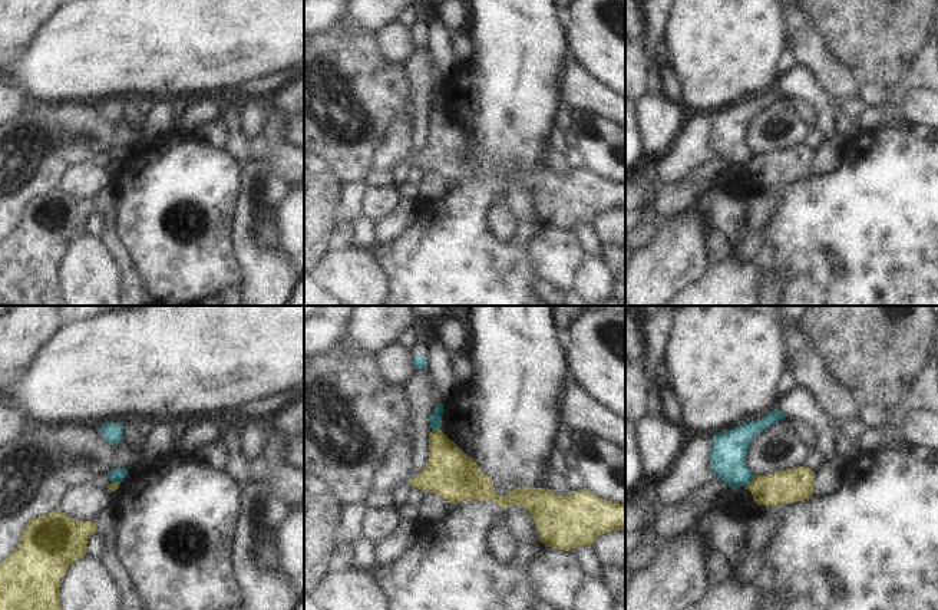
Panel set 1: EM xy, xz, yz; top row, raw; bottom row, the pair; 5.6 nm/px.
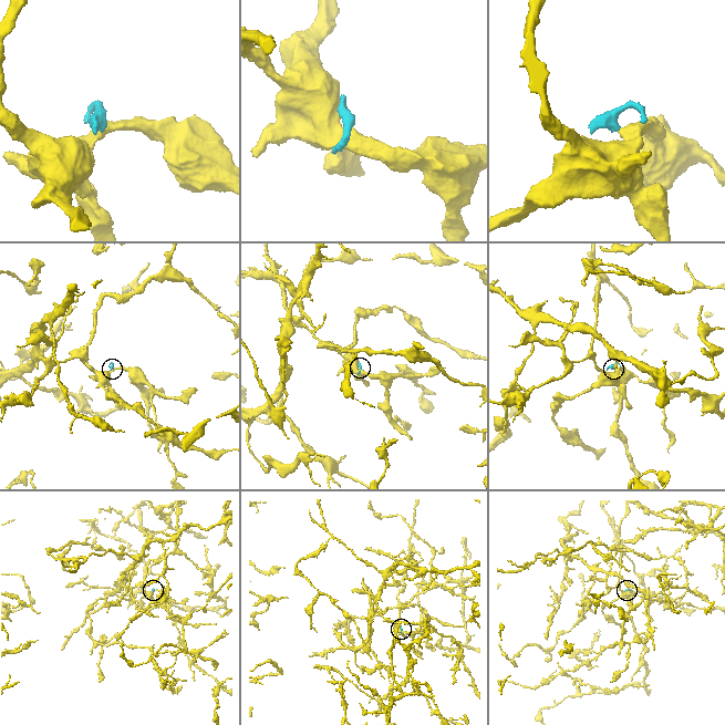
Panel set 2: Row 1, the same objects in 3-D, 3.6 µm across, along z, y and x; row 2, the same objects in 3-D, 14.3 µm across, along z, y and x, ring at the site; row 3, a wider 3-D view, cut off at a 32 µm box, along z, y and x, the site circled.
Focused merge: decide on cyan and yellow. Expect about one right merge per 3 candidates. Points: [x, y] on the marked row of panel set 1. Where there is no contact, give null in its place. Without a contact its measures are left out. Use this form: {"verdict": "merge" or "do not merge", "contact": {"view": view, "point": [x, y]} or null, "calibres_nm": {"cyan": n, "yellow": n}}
{"verdict": "do not merge", "contact": {"view": "yz", "point": [750, 480]}, "calibres_nm": {"cyan": 200, "yellow": 190}}

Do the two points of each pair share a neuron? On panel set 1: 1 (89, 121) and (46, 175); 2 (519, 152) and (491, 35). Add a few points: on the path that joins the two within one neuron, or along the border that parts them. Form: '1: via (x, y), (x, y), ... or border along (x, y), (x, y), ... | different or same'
1: via (76, 134), (48, 162) | same
2: via (511, 124), (511, 63) | same

